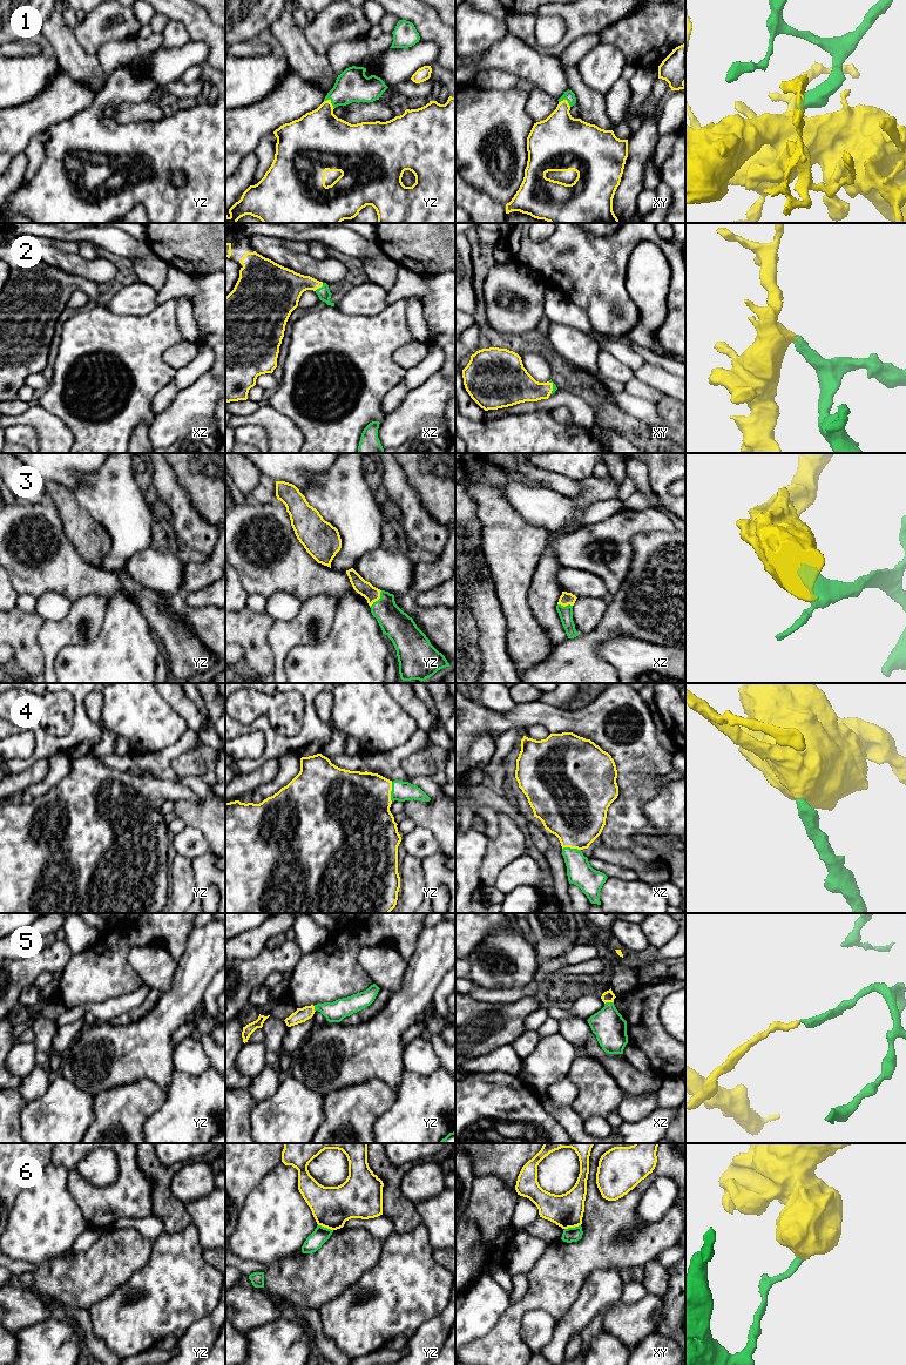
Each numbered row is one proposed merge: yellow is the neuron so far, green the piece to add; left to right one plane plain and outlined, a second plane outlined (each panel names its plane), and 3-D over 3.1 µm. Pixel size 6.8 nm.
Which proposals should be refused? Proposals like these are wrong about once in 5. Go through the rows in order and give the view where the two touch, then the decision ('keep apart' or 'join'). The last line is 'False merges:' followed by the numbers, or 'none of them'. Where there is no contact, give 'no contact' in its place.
1: meets yellow in yz; join
2: meets yellow in xz; join
3: meets yellow in yz; join
4: meets yellow in yz; join
5: meets yellow in xz; join
6: meets yellow in xy; keep apart
False merges: 6

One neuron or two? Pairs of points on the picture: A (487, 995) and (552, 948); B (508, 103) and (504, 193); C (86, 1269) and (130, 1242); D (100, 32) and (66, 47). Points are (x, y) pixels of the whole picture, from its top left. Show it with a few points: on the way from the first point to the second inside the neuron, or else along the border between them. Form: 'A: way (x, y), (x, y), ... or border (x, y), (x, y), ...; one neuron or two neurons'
A: border (565, 954), (553, 957), (540, 965); two neurons
B: way (508, 126), (519, 155), (518, 171); one neuron
C: way (96, 1269), (101, 1269), (120, 1250); one neuron
D: border (72, 31), (79, 45), (86, 52), (95, 55); two neurons

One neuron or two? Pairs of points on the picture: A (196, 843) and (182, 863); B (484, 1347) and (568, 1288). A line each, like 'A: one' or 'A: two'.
A: two
B: one

